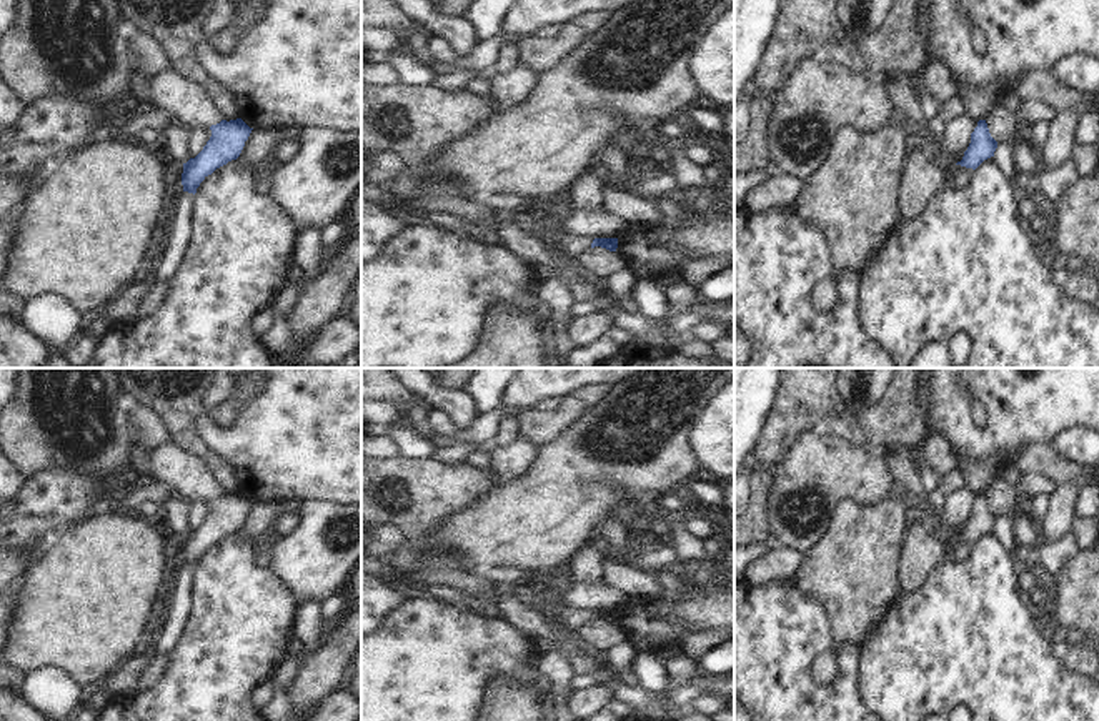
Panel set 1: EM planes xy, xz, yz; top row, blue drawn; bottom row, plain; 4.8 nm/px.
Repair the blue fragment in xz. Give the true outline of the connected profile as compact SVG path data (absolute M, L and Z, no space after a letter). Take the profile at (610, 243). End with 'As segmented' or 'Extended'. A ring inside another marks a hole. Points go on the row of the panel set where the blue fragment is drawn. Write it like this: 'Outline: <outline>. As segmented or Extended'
Outline: M550 218L540 223L525 223L530 231L548 241L556 255L563 256L568 263L574 265L576 256L588 248L601 246L616 251L618 238L571 238L566 236L558 218Z. Extended

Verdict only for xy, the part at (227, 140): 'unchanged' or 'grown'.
grown

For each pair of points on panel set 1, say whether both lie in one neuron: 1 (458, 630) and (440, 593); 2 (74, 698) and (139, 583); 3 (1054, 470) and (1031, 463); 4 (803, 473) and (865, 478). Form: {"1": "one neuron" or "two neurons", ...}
{"1": "two neurons", "2": "two neurons", "3": "one neuron", "4": "one neuron"}

